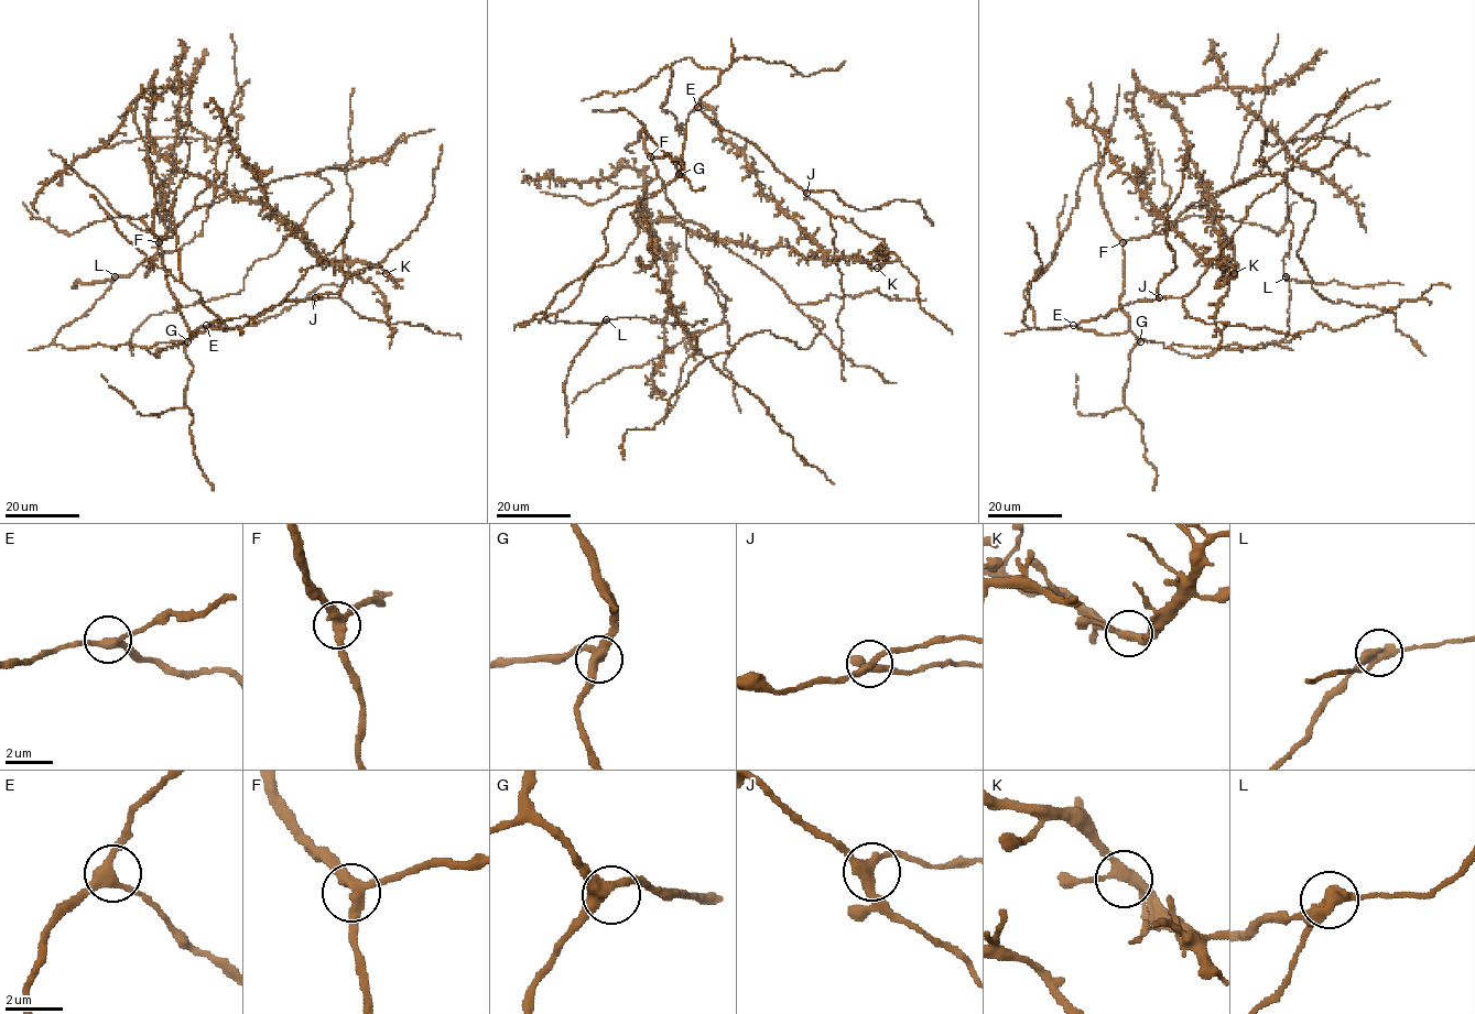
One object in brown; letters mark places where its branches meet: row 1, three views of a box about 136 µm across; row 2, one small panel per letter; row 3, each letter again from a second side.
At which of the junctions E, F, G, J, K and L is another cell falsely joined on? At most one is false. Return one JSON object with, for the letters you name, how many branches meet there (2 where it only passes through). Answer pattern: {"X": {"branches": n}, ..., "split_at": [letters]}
{"L": {"branches": 3}, "split_at": ["L"]}

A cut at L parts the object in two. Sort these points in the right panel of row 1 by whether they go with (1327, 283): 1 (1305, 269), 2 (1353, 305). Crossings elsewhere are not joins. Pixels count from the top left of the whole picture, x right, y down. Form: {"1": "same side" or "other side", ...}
{"1": "other side", "2": "other side"}

